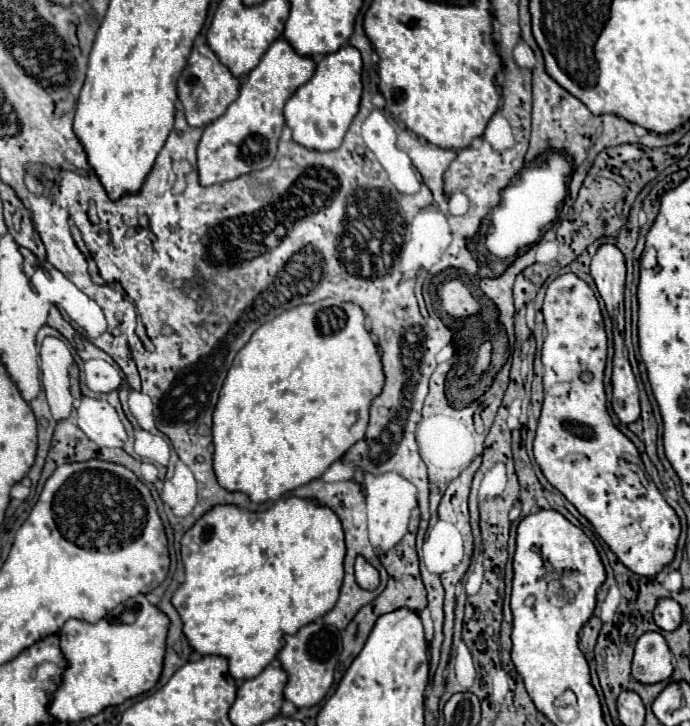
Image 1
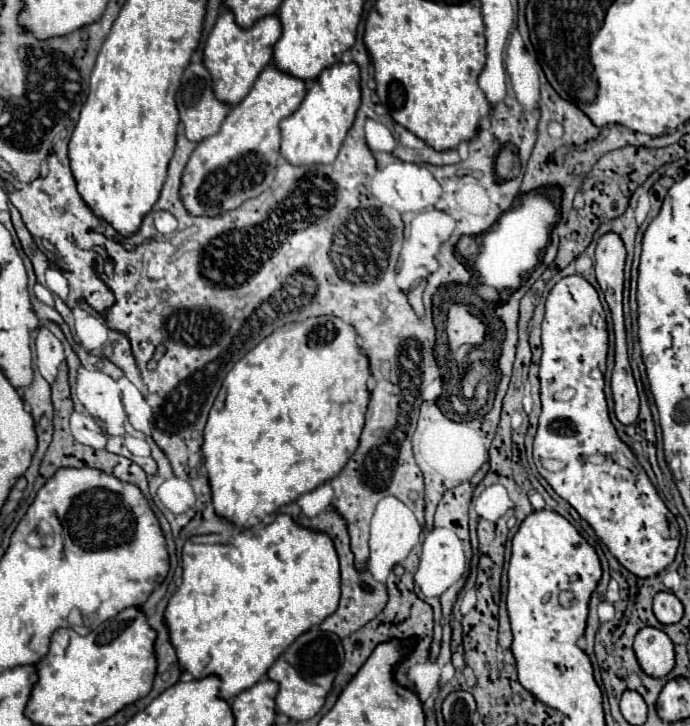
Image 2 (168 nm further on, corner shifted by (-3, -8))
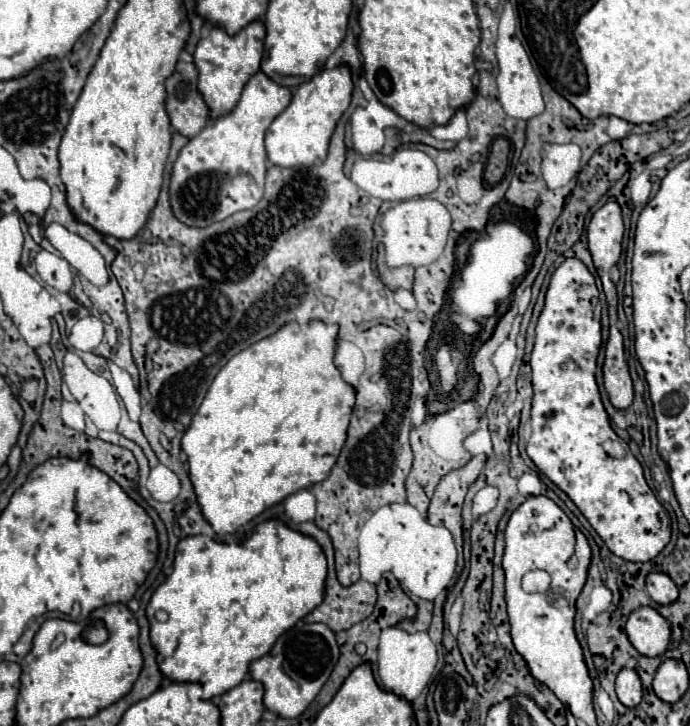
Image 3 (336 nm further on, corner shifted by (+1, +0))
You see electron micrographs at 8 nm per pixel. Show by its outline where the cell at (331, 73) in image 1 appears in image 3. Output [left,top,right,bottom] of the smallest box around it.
[265,66,351,168]

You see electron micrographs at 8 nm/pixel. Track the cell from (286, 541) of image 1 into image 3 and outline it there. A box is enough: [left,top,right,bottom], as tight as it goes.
[147,520,327,700]

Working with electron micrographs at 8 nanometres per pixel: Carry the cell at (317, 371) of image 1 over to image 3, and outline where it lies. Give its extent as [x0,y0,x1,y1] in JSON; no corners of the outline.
[181,320,355,534]

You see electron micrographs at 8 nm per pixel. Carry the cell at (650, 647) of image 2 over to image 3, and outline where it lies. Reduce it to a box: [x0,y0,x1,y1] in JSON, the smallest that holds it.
[627,606,669,656]

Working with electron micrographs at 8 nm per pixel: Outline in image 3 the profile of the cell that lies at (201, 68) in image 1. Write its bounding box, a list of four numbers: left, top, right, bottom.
[165,62,209,138]

